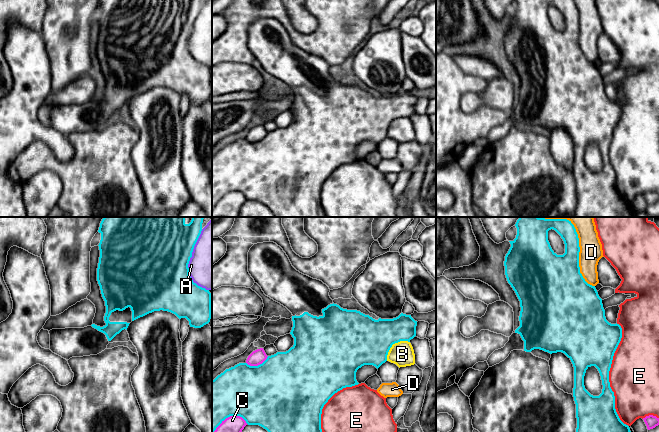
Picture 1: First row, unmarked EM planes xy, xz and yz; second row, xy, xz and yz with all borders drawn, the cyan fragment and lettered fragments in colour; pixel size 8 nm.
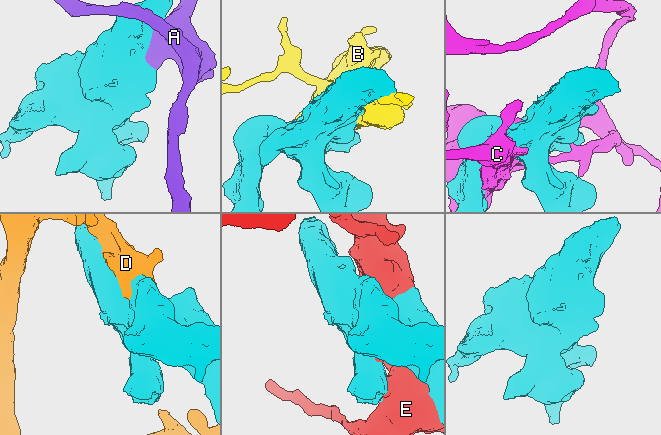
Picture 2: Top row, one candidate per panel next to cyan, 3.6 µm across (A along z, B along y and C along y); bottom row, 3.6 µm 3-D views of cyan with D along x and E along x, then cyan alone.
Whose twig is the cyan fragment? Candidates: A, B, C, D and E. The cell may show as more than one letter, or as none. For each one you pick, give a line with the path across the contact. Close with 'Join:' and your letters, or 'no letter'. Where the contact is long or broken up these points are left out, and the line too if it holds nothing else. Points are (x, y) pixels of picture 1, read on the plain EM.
Join: no letter

